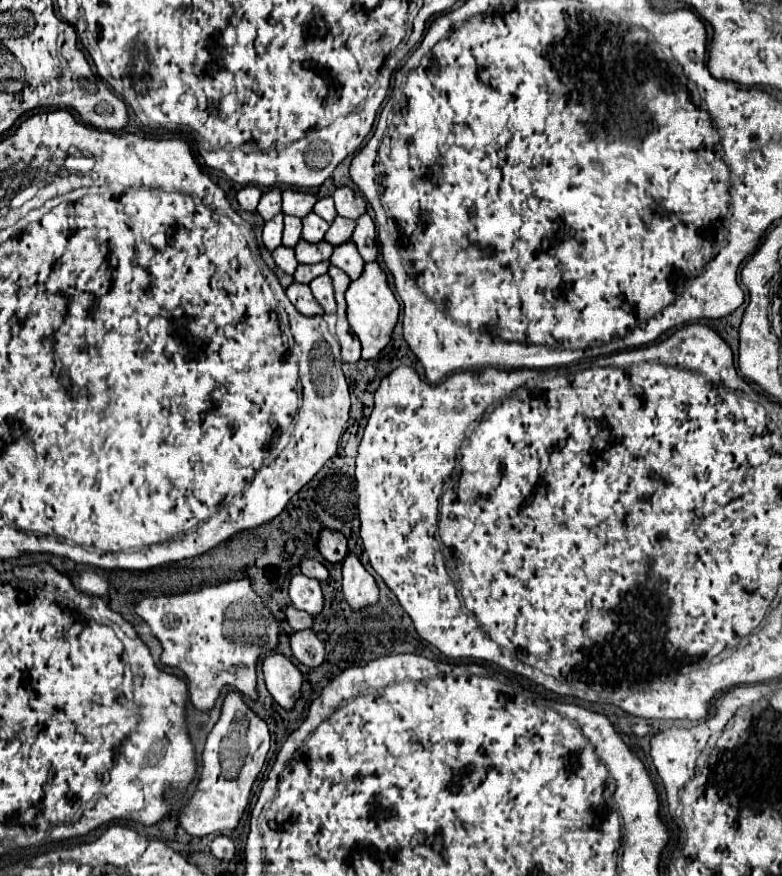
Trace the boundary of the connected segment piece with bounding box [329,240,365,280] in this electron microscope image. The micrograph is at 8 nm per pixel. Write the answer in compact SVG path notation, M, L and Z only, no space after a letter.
M349 240L349 242L343 242L339 246L335 246L329 262L337 268L341 268L351 280L355 280L355 276L361 274L361 268L363 268L363 258L359 256L357 252L357 246Z

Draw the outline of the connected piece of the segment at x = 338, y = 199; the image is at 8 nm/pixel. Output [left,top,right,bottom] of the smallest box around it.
[333,186,365,220]

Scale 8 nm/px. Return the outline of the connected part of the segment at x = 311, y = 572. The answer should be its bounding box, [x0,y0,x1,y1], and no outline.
[299,558,329,580]

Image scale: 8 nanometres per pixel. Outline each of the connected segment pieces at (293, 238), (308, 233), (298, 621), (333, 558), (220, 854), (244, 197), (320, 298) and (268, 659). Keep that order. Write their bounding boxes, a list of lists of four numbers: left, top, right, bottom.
[[283,216,301,248],[303,212,329,242],[283,604,313,630],[317,528,347,562],[211,836,235,860],[237,186,261,212],[309,274,335,314],[263,650,303,708]]

